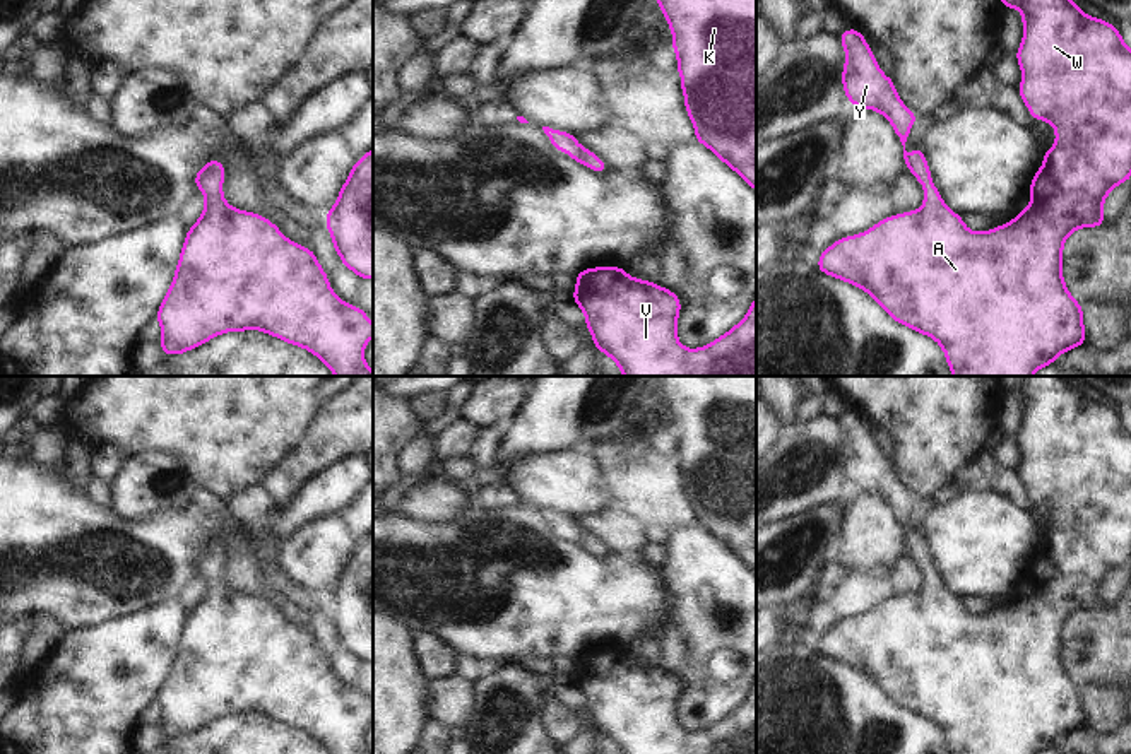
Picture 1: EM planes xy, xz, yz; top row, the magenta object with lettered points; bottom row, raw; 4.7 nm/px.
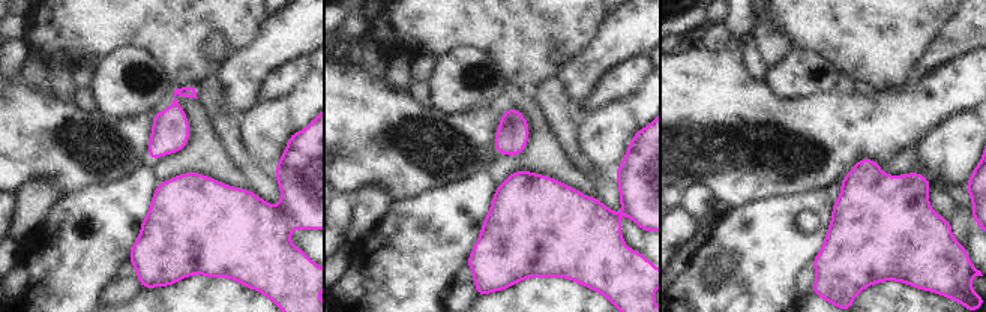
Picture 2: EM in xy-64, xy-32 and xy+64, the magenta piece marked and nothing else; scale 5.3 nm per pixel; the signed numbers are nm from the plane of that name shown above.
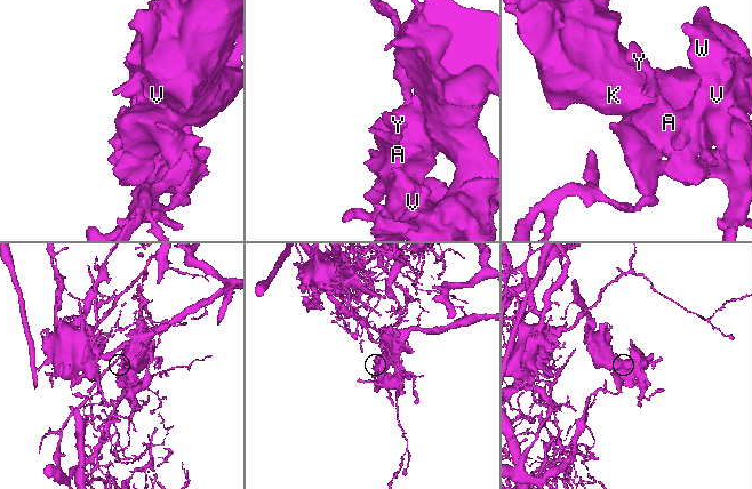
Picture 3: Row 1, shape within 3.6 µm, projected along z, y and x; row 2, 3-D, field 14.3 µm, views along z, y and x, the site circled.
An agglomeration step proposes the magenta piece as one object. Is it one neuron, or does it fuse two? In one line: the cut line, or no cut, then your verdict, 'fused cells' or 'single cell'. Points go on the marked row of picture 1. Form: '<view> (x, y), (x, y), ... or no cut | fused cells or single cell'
no cut | single cell

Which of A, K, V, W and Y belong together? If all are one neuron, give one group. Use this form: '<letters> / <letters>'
A K V W Y

